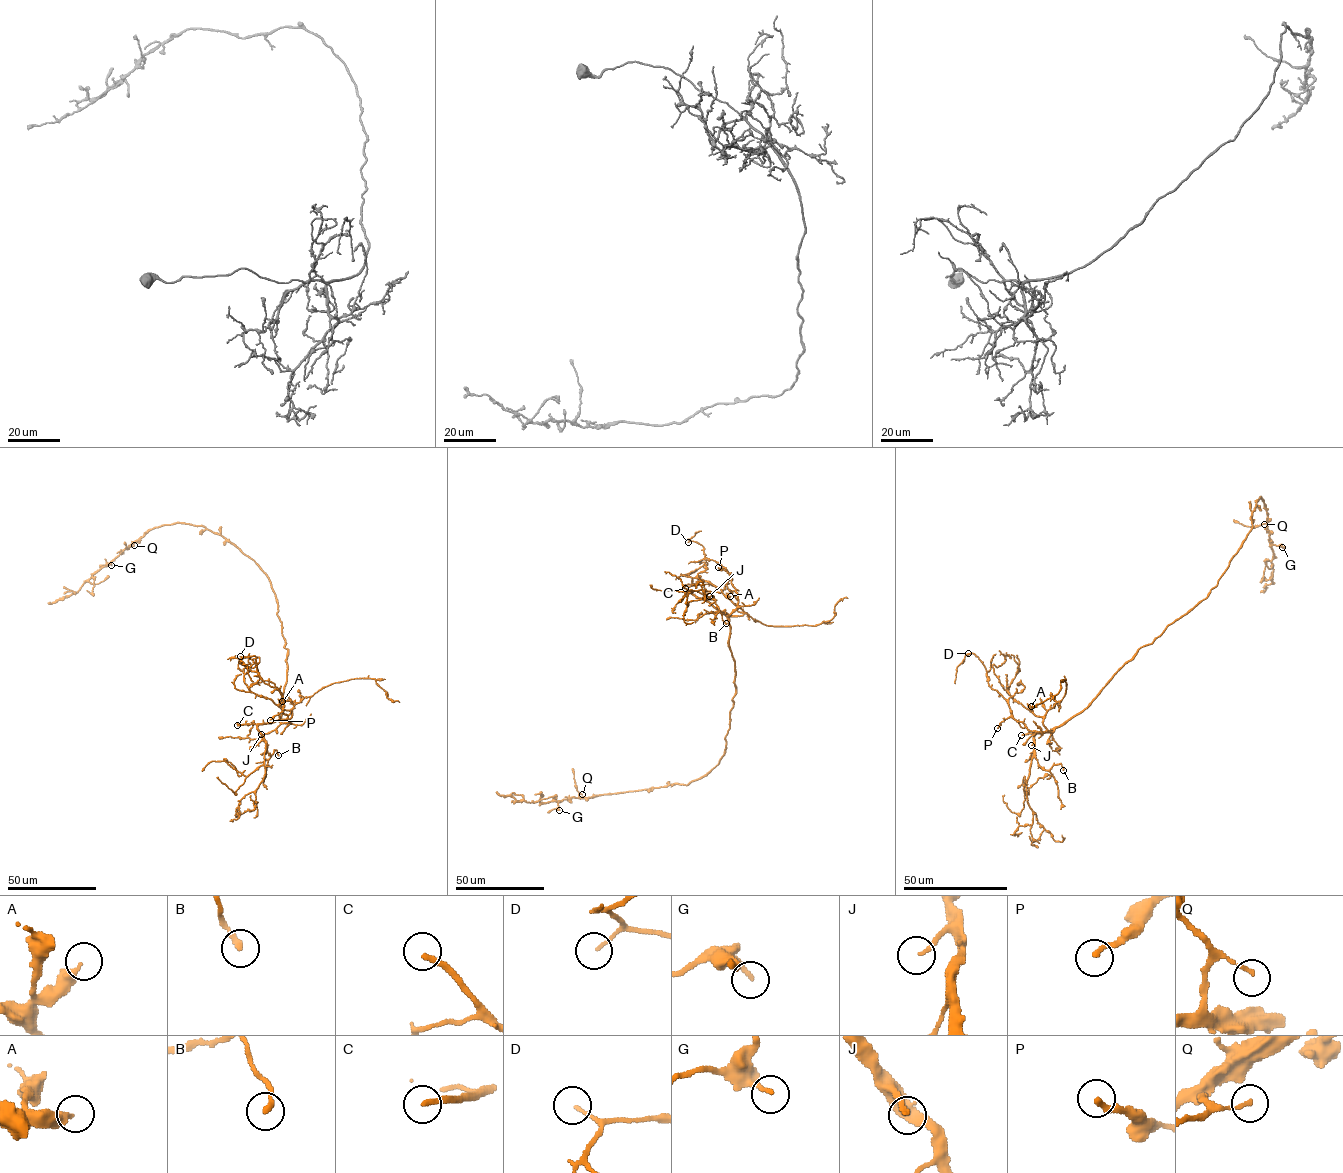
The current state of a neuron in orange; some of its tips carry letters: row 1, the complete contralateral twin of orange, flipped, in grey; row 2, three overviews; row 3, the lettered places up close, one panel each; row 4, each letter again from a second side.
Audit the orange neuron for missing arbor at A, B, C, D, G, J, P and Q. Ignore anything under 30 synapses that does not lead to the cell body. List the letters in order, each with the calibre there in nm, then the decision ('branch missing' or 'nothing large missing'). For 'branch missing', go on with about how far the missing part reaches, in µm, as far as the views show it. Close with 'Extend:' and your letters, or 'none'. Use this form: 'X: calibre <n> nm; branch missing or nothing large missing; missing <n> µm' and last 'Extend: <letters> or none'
A: calibre 320 nm; nothing large missing
B: calibre 220 nm; nothing large missing
C: calibre 220 nm; branch missing; missing 80 µm
D: calibre 110 nm; nothing large missing
G: calibre 170 nm; nothing large missing
J: calibre 180 nm; branch missing; missing 60 µm
P: calibre 220 nm; nothing large missing
Q: calibre 150 nm; nothing large missing
Extend: C, J

